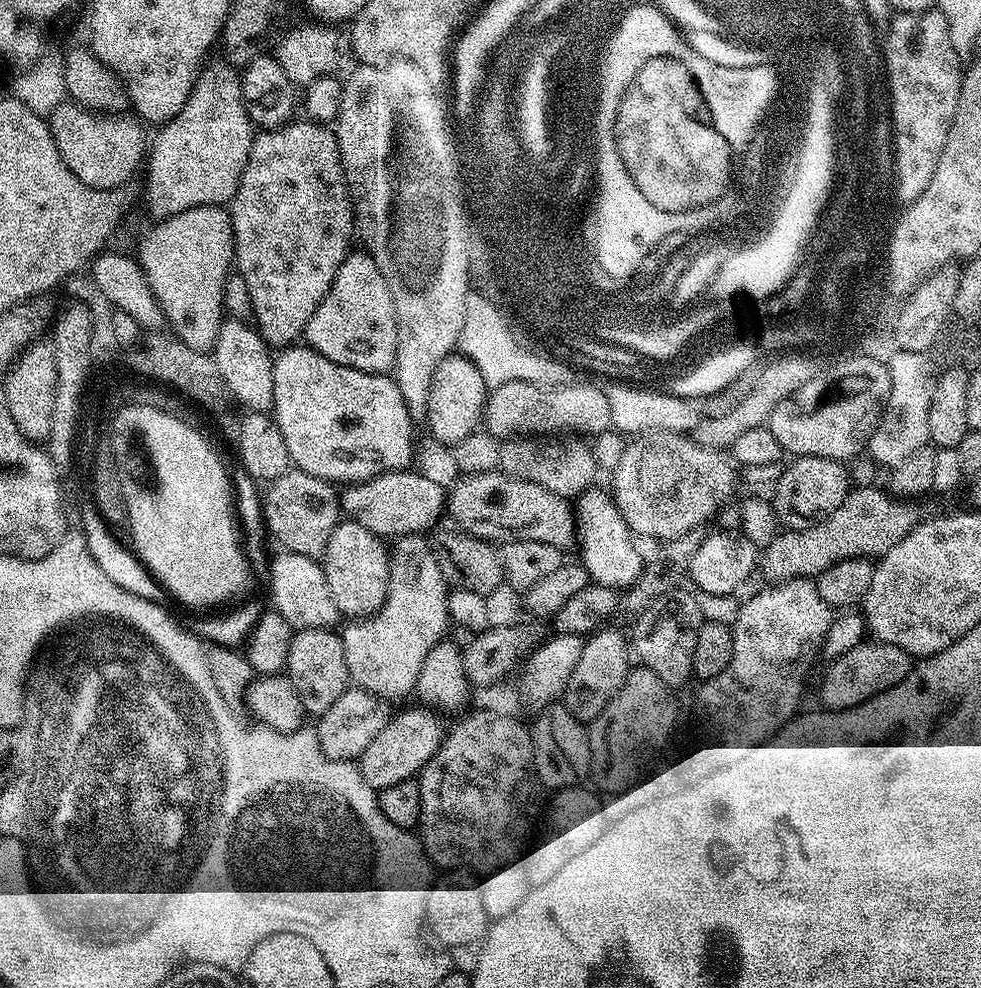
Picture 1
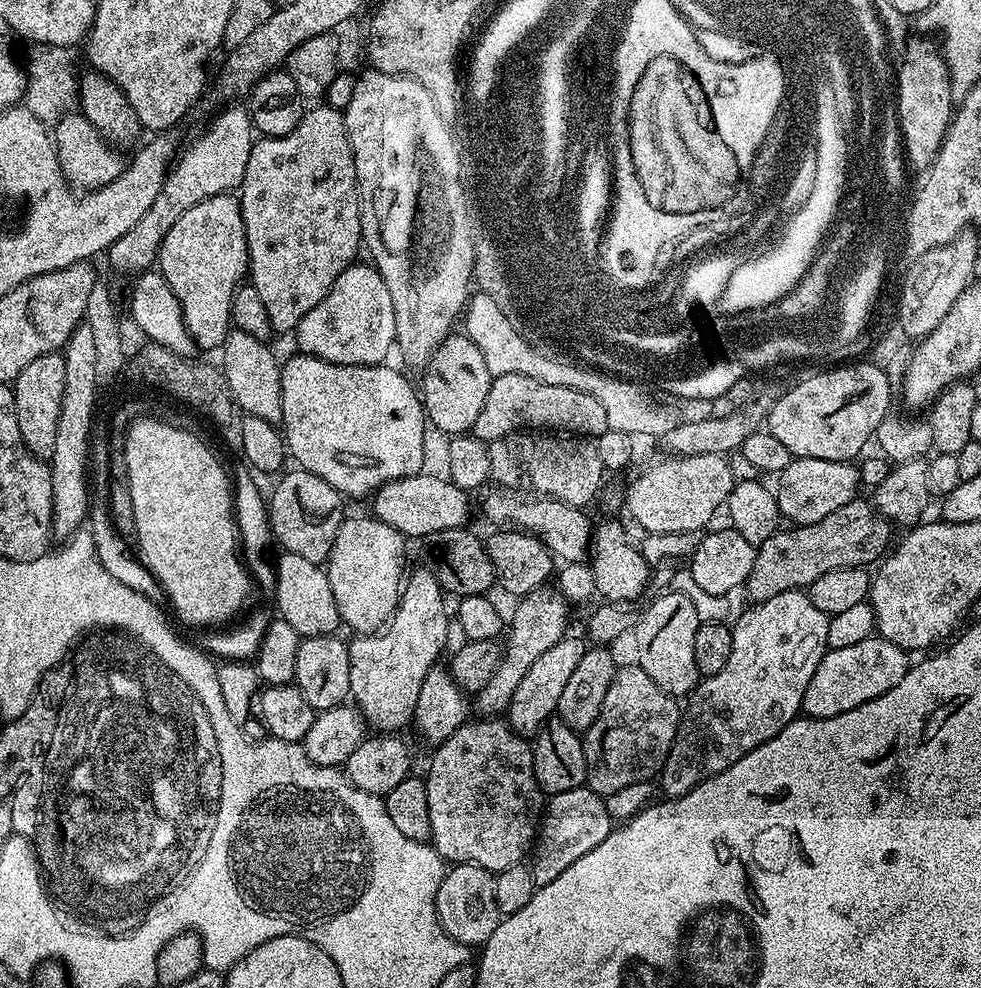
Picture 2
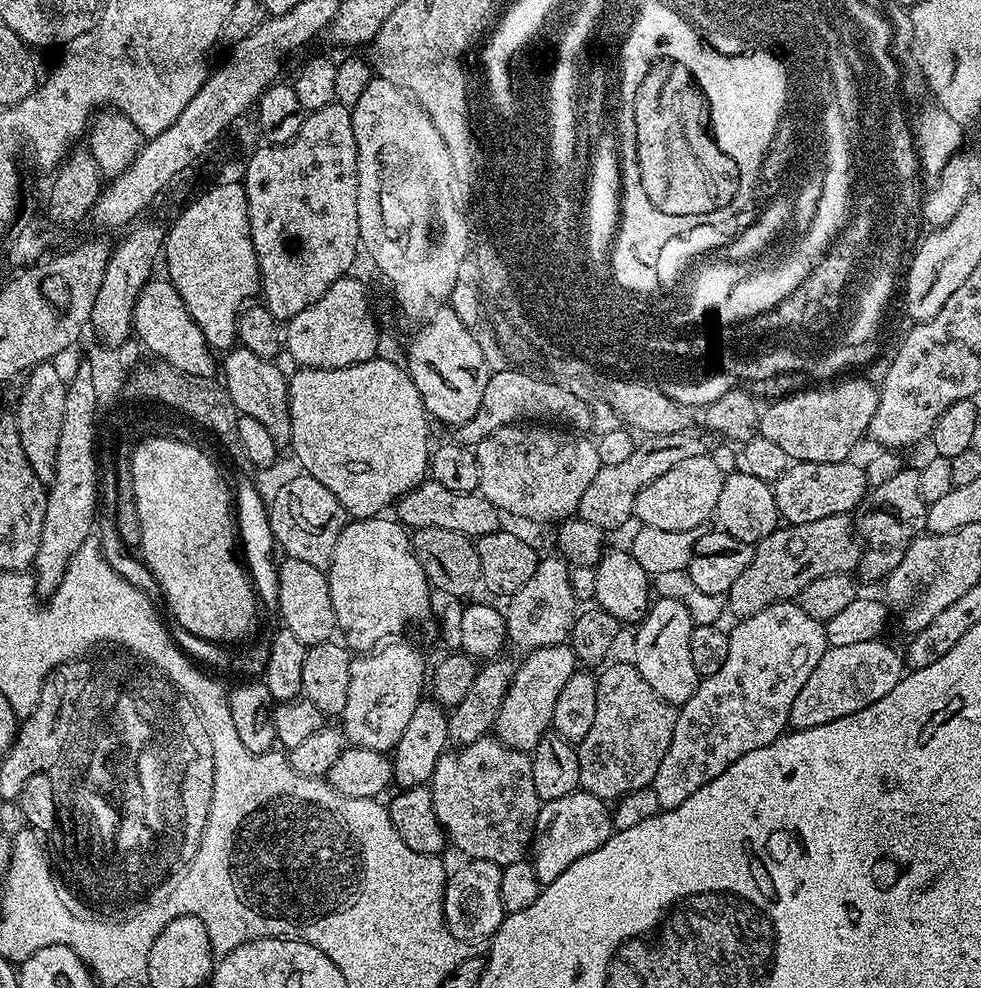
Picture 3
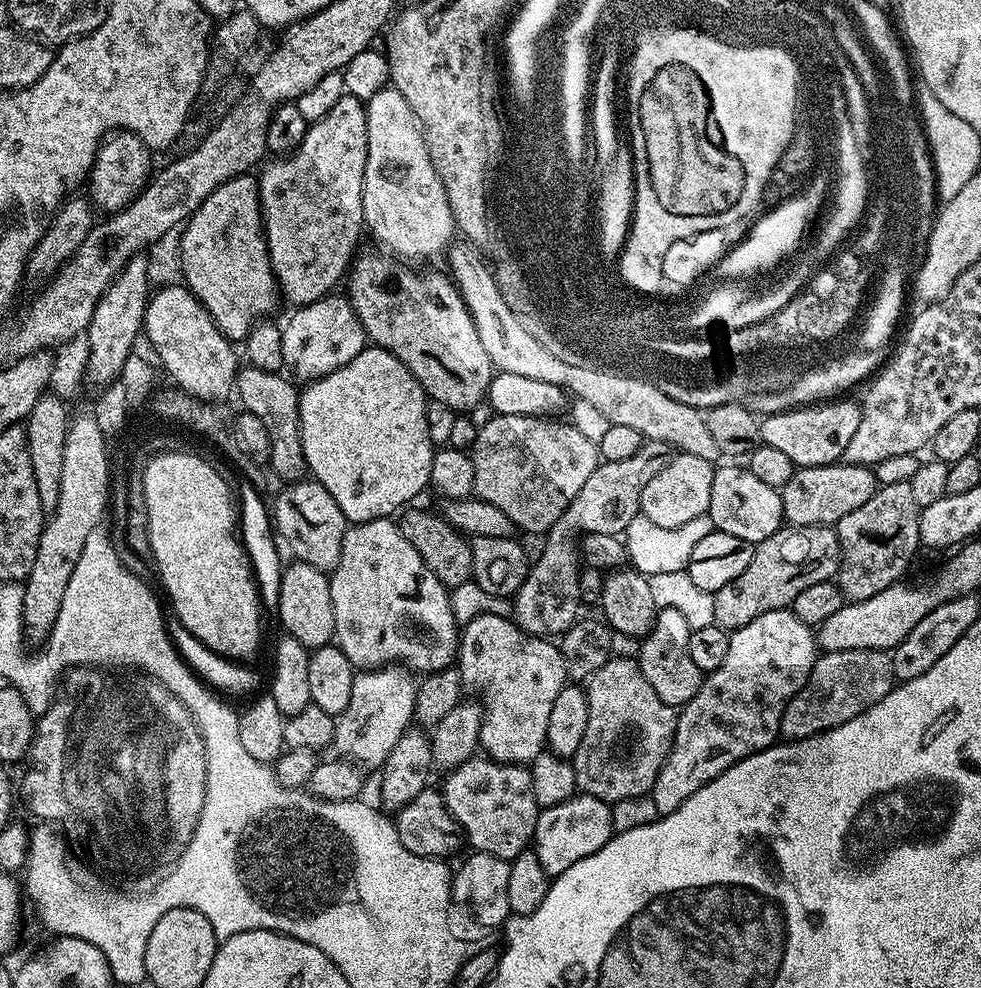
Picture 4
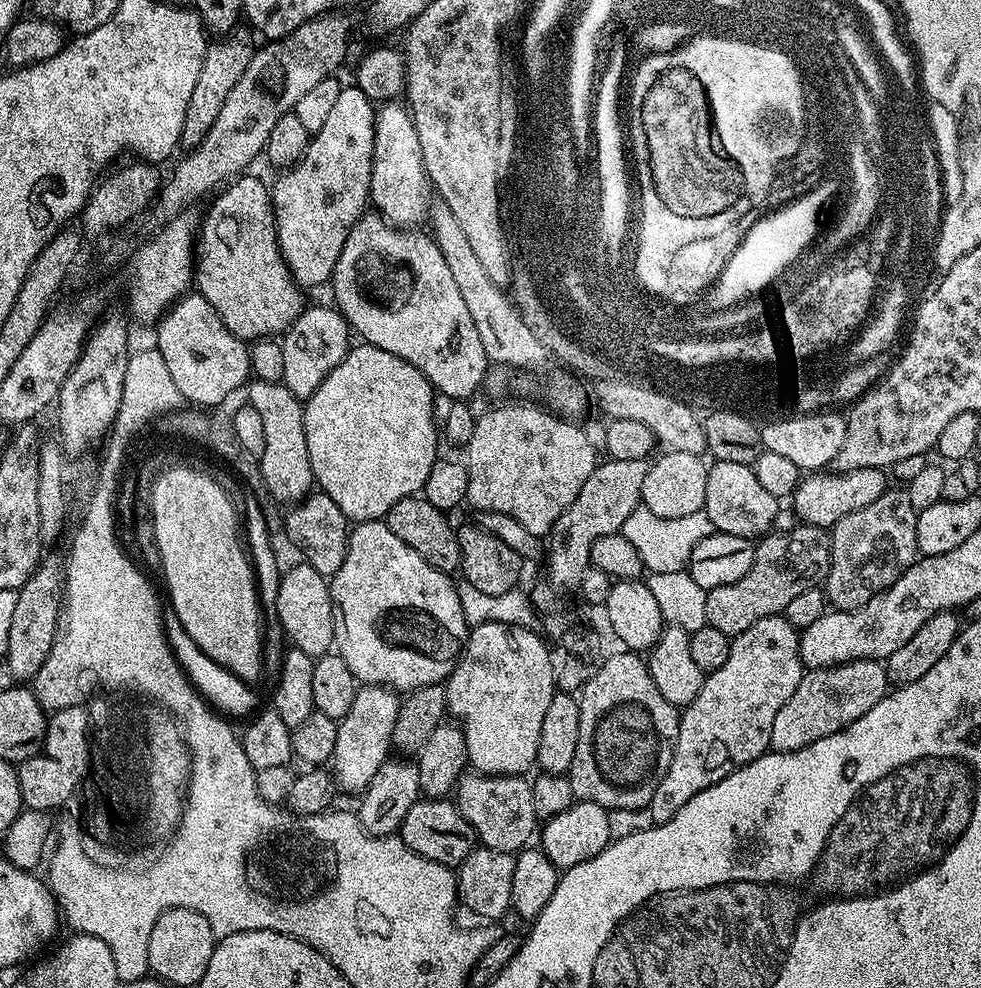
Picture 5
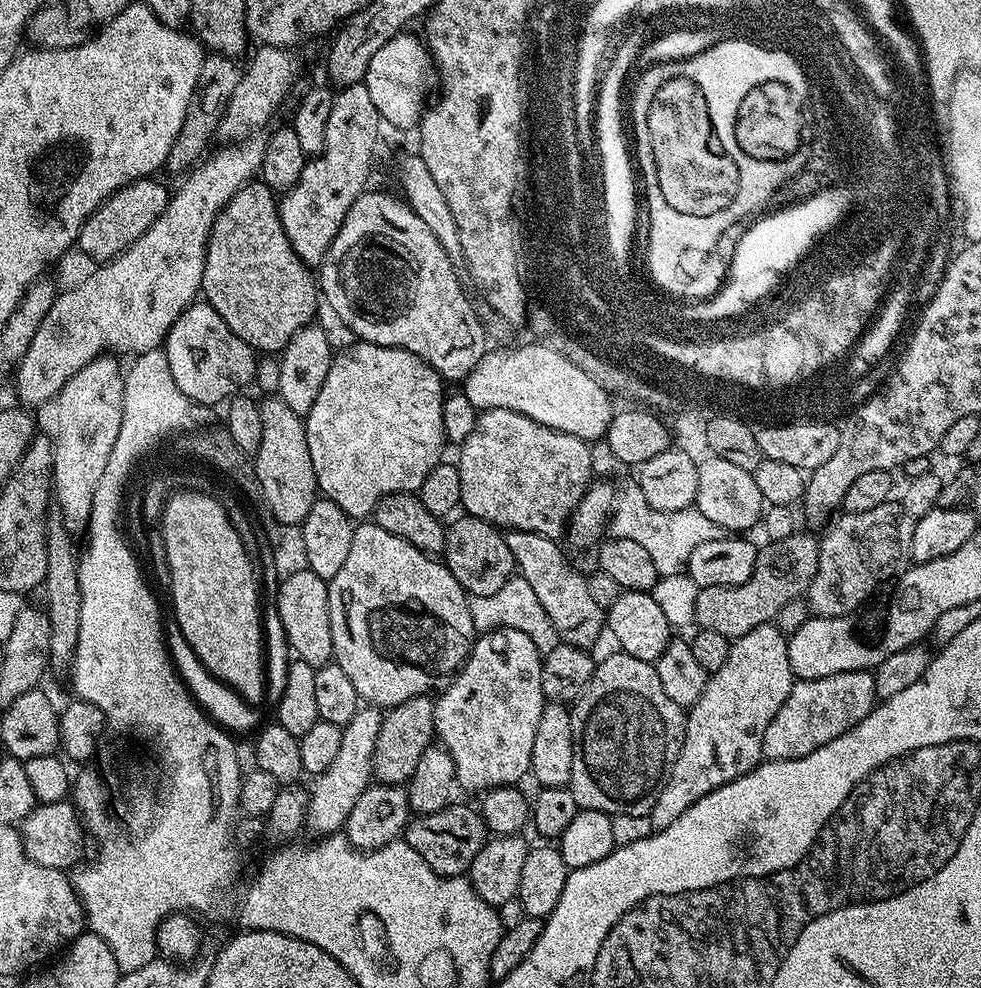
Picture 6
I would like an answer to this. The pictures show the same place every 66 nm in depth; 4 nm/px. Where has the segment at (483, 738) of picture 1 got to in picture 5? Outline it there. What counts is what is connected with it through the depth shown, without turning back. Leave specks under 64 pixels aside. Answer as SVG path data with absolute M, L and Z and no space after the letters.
M465 775L457 783L454 803L466 818L466 822L470 822L476 832L477 841L485 848L513 854L529 847L531 840L528 839L531 838L532 831L534 836L538 828L531 783L524 776L471 775Z

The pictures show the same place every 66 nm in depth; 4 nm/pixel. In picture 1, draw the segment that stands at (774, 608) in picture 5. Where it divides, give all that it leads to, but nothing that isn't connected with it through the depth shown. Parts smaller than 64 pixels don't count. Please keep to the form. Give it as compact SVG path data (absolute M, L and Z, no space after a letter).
M880 486L852 488L847 498L844 499L844 504L838 506L838 510L834 510L834 514L822 518L822 522L802 530L784 530L775 536L765 546L759 557L759 575L764 575L768 579L765 581L772 584L781 584L787 580L806 580L821 576L823 572L830 570L830 566L834 566L846 558L872 560L885 556L890 550L894 550L894 546L898 546L898 542L902 542L902 538L906 538L906 534L913 532L922 523L920 508L916 504L919 503L908 498L901 498L891 491L883 492Z

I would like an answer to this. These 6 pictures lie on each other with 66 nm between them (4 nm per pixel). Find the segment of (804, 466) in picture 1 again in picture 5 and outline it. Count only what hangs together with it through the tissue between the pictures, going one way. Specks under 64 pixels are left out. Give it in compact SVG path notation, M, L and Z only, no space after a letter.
M859 468L849 472L820 470L803 477L800 487L792 492L790 503L796 512L804 508L803 523L815 524L817 528L828 530L846 518L846 514L854 514L854 510L862 510L862 506L870 506L870 502L882 498L882 494L889 491L889 488L889 477L882 468Z

